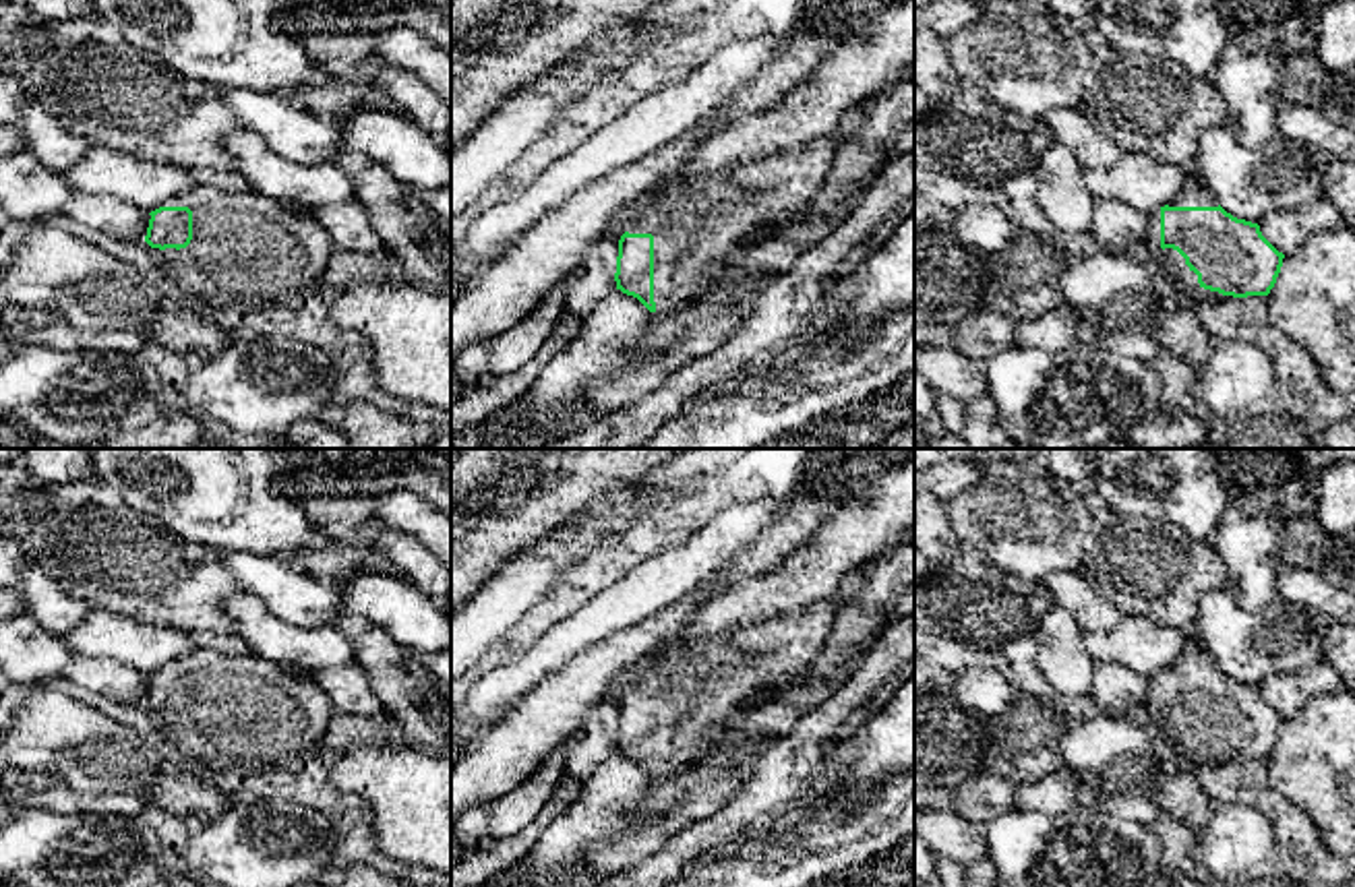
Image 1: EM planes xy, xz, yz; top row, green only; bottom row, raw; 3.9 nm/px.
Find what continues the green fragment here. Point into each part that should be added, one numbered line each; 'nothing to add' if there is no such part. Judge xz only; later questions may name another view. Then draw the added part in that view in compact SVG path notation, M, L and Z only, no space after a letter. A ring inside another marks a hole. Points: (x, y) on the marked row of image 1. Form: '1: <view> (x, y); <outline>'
1: xz (694, 230); M863 101L836 130L801 149L774 153L739 167L691 180L687 190L662 194L629 234L654 236L654 302L664 316L703 296L730 250L801 211L823 184L836 151L865 120Z

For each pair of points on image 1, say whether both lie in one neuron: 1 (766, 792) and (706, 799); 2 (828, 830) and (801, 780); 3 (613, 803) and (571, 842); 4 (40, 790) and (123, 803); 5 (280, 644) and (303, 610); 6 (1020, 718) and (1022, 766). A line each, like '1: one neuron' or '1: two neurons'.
1: two neurons
2: two neurons
3: one neuron
4: one neuron
5: two neurons
6: one neuron

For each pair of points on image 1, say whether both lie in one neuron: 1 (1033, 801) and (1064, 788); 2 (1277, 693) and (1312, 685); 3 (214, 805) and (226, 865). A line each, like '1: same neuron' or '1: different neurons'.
1: same neuron
2: same neuron
3: different neurons

